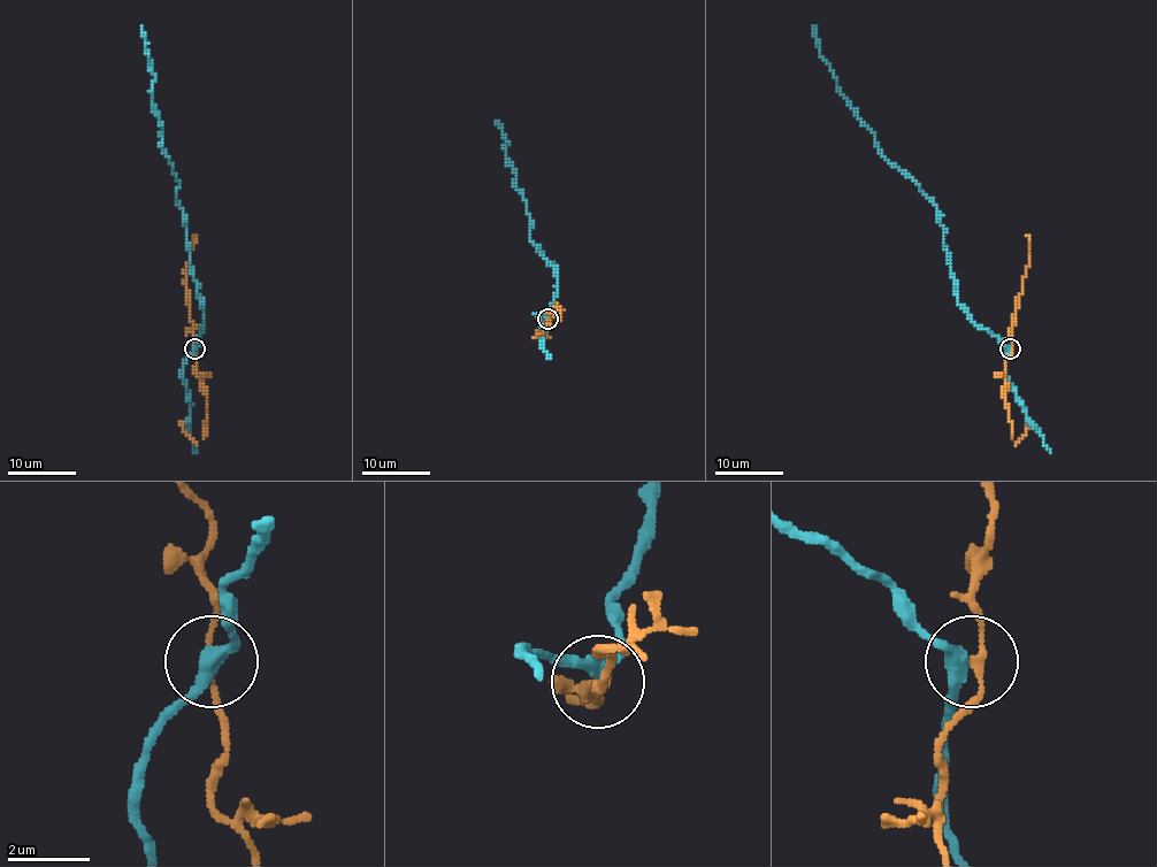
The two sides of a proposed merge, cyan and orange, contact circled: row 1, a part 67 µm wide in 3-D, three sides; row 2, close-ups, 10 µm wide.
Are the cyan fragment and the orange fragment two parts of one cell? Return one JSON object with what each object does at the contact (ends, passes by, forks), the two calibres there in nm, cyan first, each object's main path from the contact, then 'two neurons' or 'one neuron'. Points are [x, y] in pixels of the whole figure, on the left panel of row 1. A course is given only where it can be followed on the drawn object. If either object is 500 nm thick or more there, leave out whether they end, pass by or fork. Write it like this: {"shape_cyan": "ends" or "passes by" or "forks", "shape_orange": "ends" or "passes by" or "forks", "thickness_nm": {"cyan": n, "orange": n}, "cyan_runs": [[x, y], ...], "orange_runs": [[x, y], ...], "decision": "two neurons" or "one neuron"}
{"shape_cyan": "passes by", "shape_orange": "passes by", "thickness_nm": {"cyan": 320, "orange": 150}, "cyan_runs": [[194, 348], [202, 329], [202, 304], [178, 179], [161, 148], [154, 76], [140, 27]], "orange_runs": [[194, 348], [194, 373], [206, 394], [202, 439], [196, 443], [181, 422]], "decision": "two neurons"}

